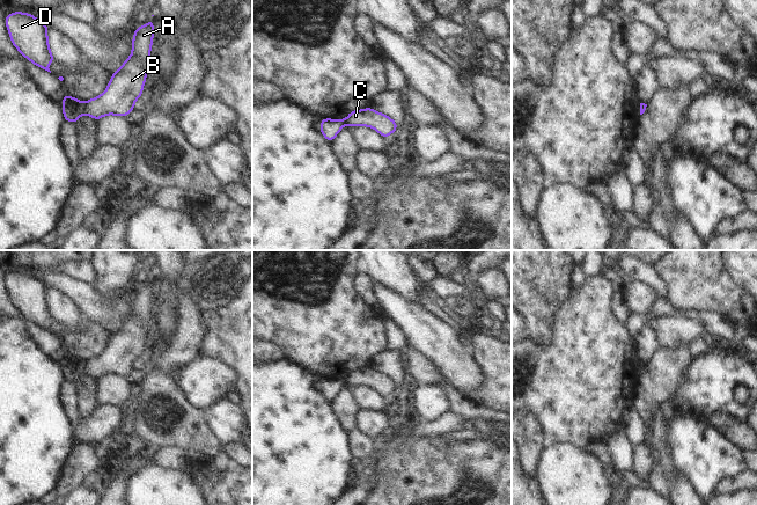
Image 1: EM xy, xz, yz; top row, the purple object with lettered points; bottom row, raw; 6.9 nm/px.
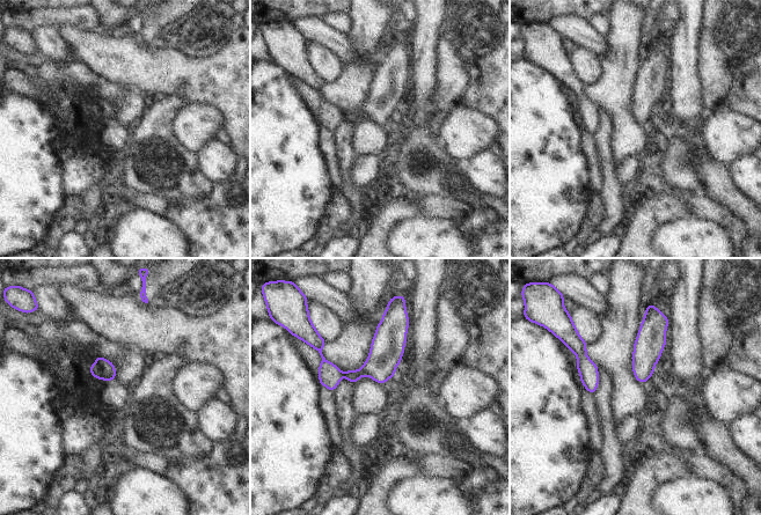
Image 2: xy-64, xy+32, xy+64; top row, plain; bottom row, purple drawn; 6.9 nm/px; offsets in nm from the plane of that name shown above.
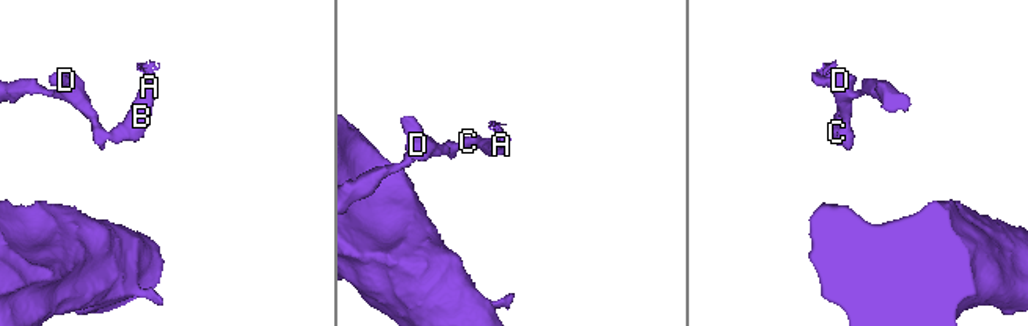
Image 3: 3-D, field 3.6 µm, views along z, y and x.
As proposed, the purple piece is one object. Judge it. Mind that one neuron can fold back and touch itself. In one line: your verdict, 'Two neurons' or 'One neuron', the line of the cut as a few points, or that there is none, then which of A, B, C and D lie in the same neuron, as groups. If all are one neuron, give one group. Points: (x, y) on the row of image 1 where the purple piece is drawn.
Two neurons. Split along xy (85, 103), (82, 112). Groups: A B C / D.

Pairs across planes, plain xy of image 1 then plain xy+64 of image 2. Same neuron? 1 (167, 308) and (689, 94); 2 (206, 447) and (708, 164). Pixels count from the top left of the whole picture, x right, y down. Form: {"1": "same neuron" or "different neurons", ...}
{"1": "same neuron", "2": "different neurons"}

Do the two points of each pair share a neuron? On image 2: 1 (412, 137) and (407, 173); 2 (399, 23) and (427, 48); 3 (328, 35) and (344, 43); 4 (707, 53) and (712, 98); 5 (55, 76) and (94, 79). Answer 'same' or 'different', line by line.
1: same
2: different
3: same
4: same
5: same

